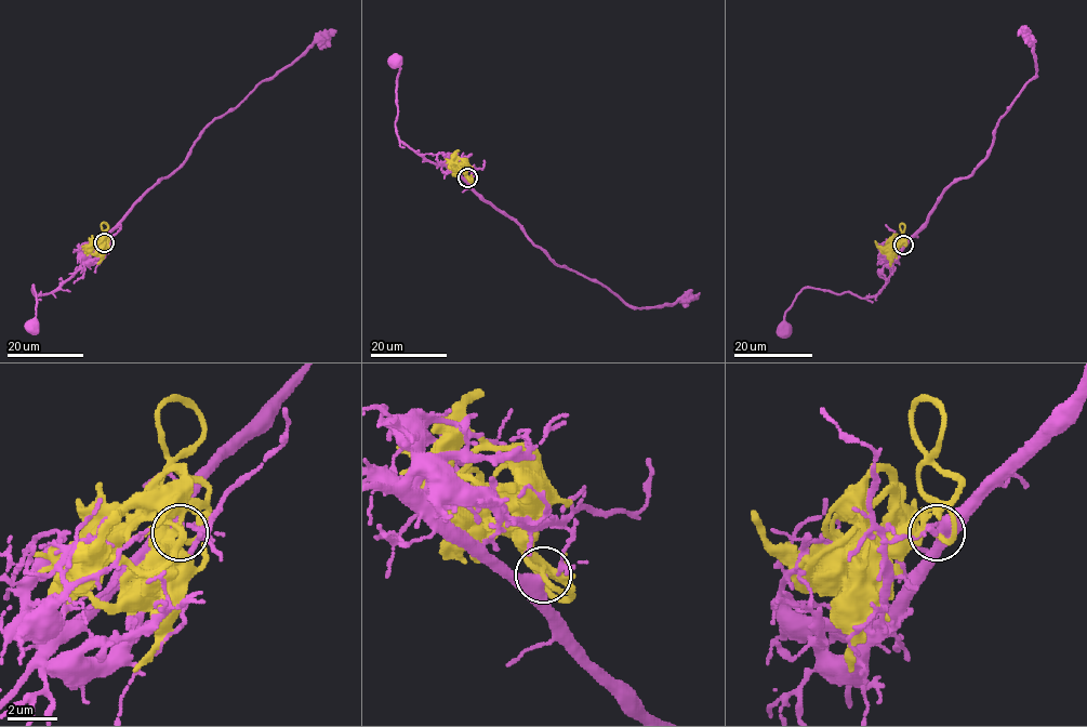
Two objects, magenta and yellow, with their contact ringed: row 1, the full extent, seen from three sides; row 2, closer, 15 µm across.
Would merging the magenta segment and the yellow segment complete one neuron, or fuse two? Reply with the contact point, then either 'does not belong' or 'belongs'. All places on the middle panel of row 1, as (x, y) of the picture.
place (467, 177); does not belong

